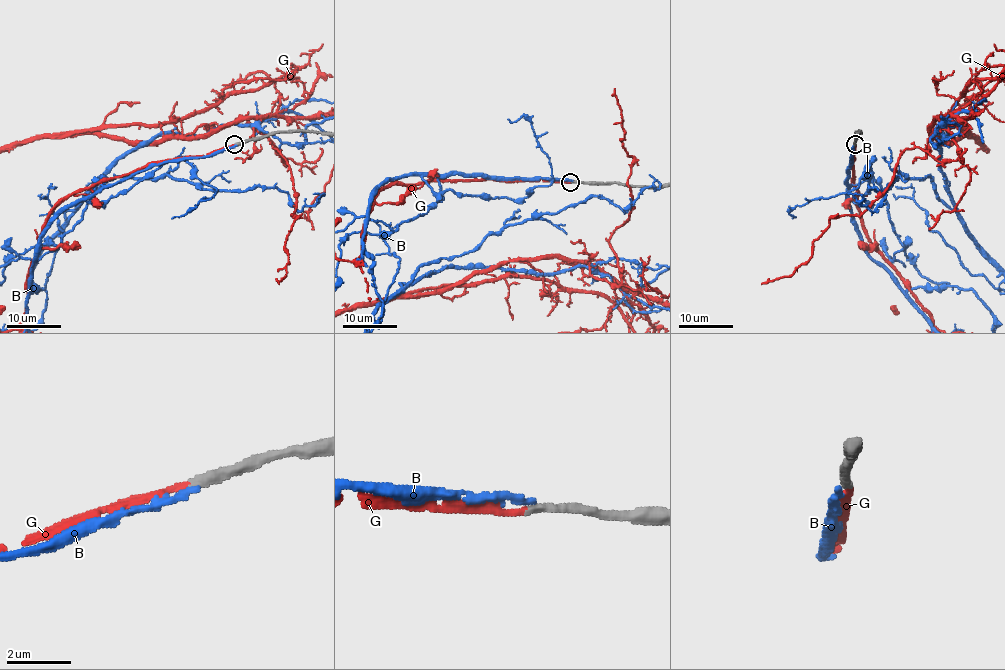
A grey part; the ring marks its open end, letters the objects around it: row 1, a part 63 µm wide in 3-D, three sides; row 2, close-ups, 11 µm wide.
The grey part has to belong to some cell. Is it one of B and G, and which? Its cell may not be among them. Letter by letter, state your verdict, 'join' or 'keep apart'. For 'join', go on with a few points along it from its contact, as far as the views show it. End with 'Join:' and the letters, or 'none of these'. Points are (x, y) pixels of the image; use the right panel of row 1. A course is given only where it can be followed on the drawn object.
B: keep apart
G: join
Join: G

